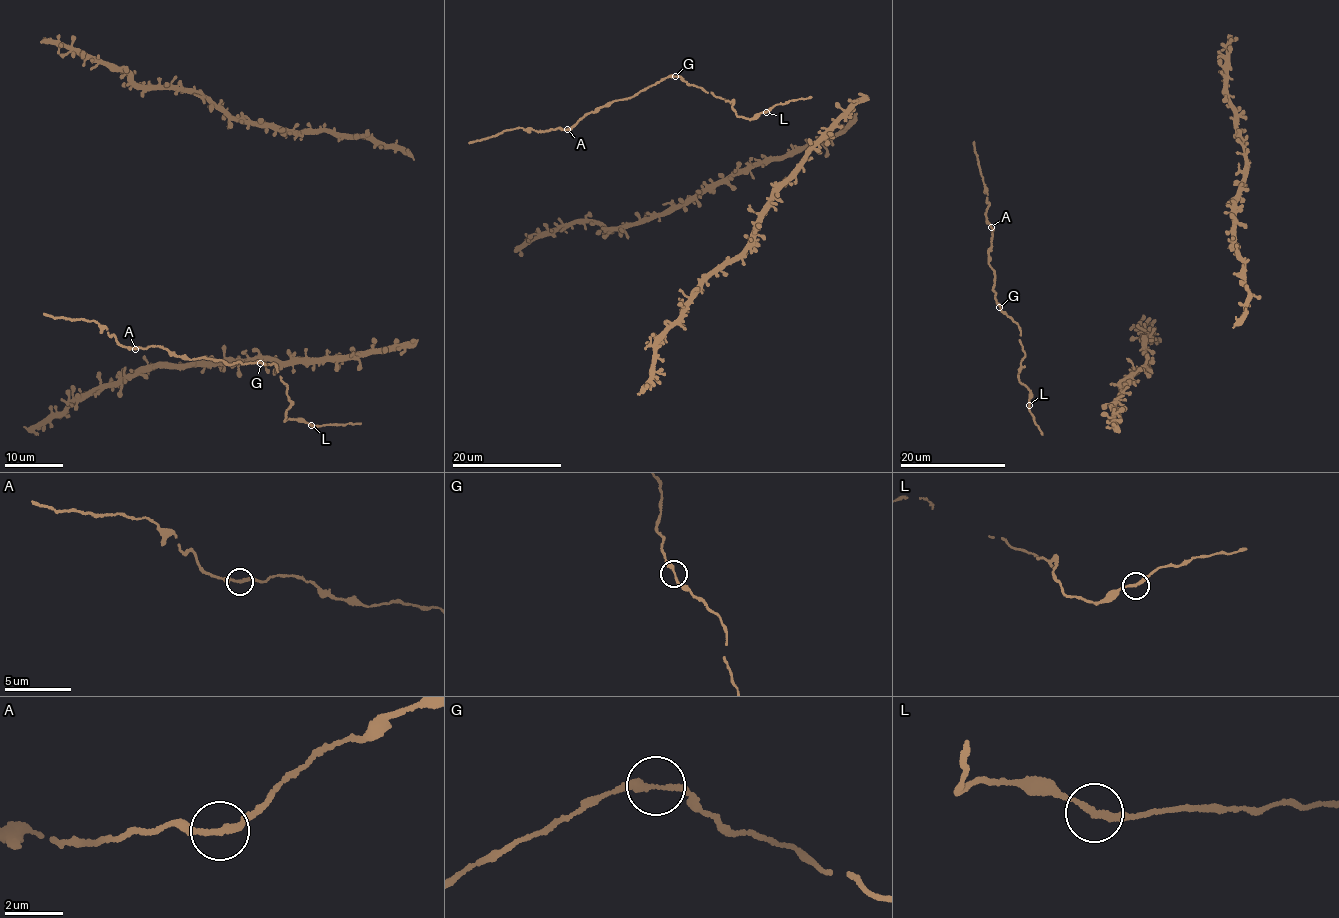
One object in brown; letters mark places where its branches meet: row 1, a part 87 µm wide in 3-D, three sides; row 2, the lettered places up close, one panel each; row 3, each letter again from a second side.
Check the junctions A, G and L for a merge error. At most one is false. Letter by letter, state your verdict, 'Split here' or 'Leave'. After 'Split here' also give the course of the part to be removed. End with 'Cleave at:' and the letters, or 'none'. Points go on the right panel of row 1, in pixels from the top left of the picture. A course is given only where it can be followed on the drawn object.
A: Leave
G: Leave
L: Leave
Cleave at: none

